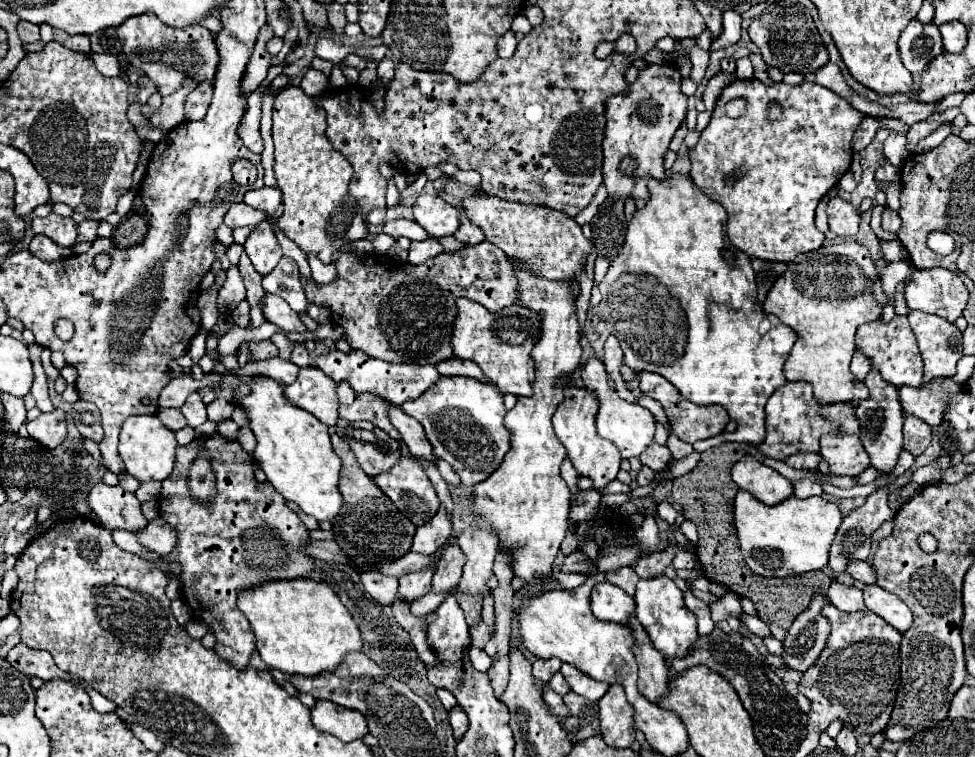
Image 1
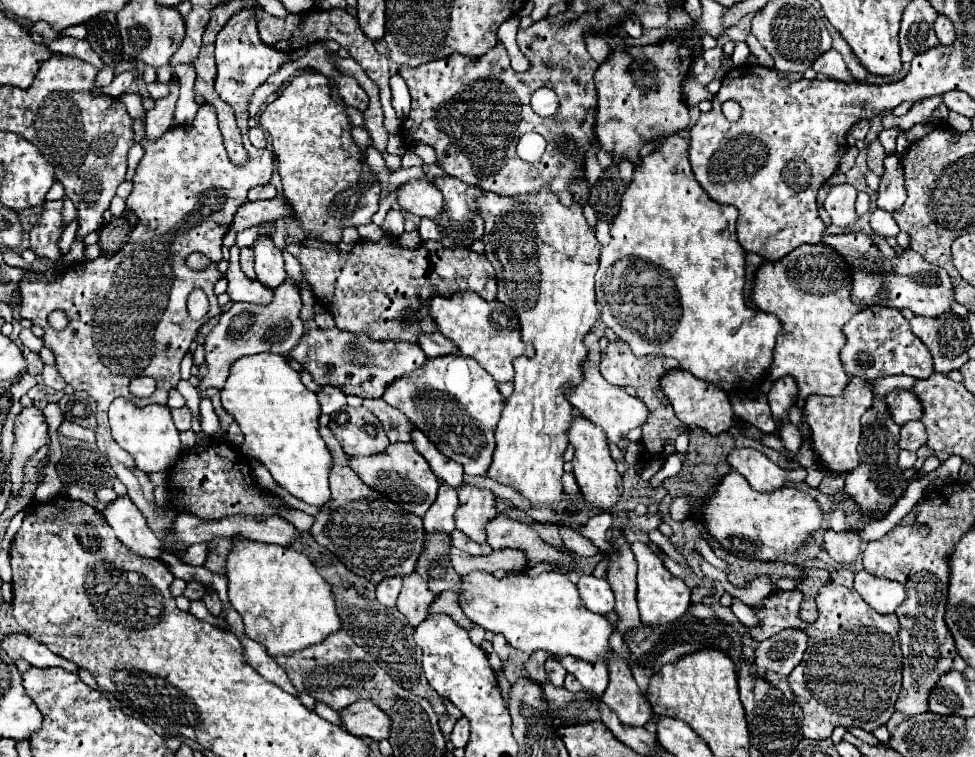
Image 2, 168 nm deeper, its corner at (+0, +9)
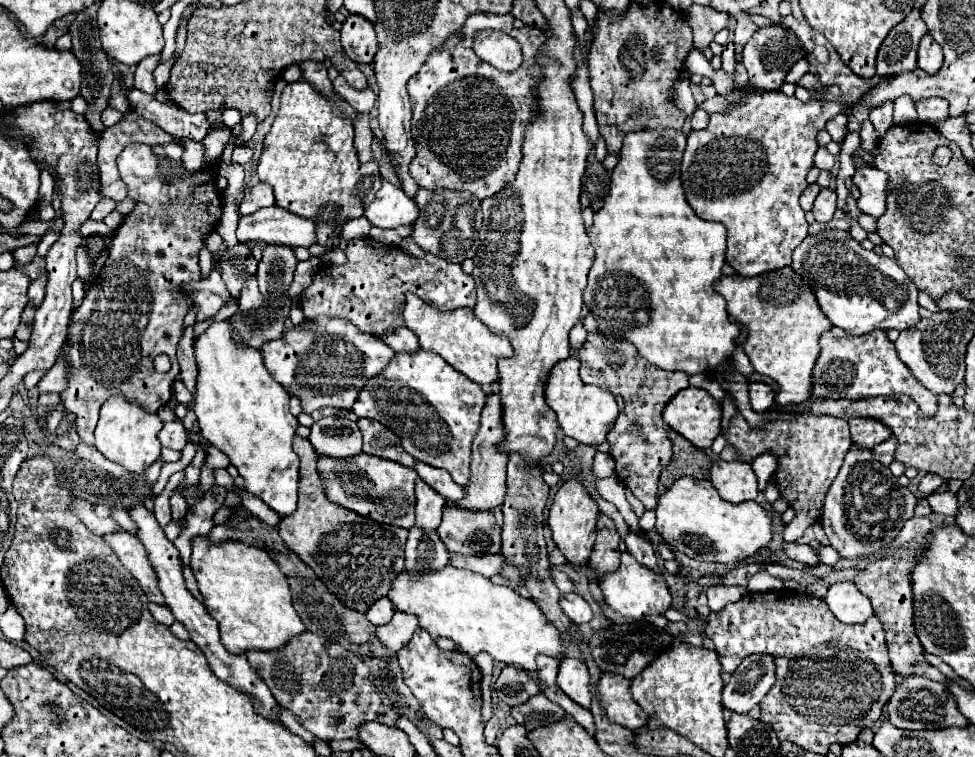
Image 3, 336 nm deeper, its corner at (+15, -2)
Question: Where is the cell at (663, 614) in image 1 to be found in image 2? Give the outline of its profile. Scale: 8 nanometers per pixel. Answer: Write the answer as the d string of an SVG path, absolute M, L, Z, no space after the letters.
M643 542L631 544L635 560L639 564L637 572L637 604L641 612L643 624L669 624L671 620L679 620L679 616L687 614L691 606L691 590L683 584L683 580L675 578L663 564L663 560L651 552L651 548Z

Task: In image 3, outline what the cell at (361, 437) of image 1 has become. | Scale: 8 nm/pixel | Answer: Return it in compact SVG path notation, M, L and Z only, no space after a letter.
M324 417L310 427L308 441L320 455L352 457L362 453L362 435L354 421L340 417Z

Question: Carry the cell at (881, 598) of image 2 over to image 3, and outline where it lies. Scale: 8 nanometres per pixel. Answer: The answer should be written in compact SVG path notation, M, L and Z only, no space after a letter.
M854 583L830 585L824 601L828 603L834 617L848 625L864 623L868 617L874 615L870 599L866 595L862 595Z

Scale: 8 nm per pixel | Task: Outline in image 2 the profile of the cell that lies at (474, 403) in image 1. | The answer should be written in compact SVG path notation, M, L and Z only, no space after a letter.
M439 356L401 380L395 380L383 400L401 410L425 436L451 460L465 468L465 474L483 476L495 448L495 426L503 412L503 398L497 382L467 356Z

